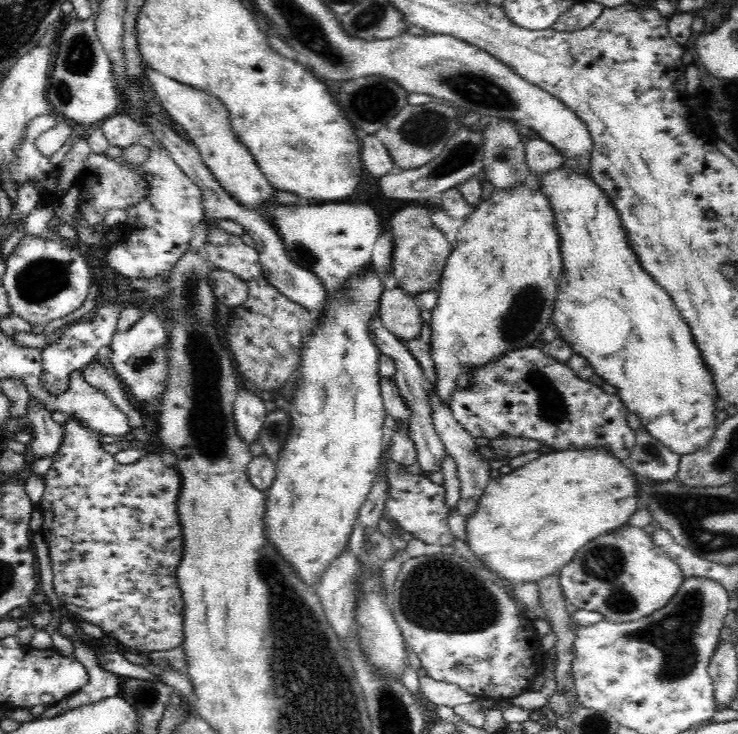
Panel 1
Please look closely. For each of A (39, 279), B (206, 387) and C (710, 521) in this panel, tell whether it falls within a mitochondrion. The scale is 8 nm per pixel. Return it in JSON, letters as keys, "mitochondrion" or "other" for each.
{"A":"mitochondrion","B":"mitochondrion","C":"mitochondrion"}

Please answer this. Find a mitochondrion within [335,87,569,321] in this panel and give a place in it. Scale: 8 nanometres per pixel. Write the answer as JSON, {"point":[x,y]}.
{"point":[422,130]}

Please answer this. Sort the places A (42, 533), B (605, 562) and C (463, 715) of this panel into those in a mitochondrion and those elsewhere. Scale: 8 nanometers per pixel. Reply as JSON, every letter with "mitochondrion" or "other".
{"A":"other","B":"mitochondrion","C":"other"}

